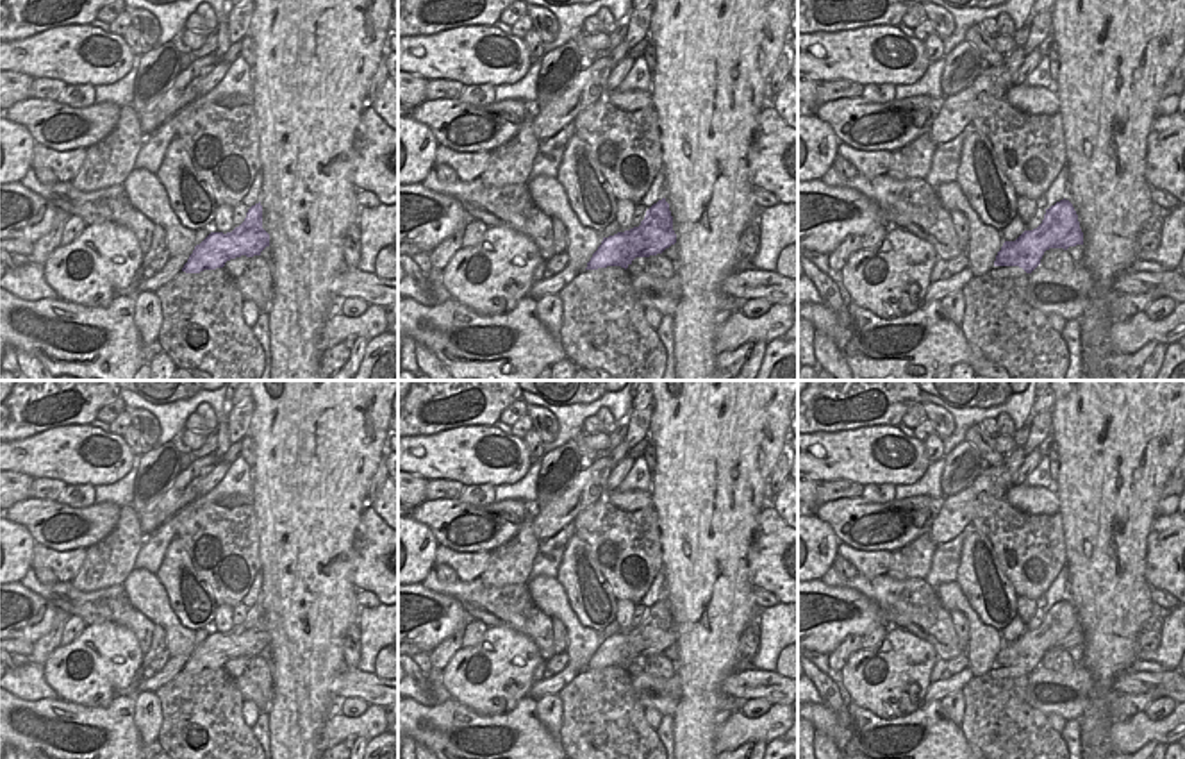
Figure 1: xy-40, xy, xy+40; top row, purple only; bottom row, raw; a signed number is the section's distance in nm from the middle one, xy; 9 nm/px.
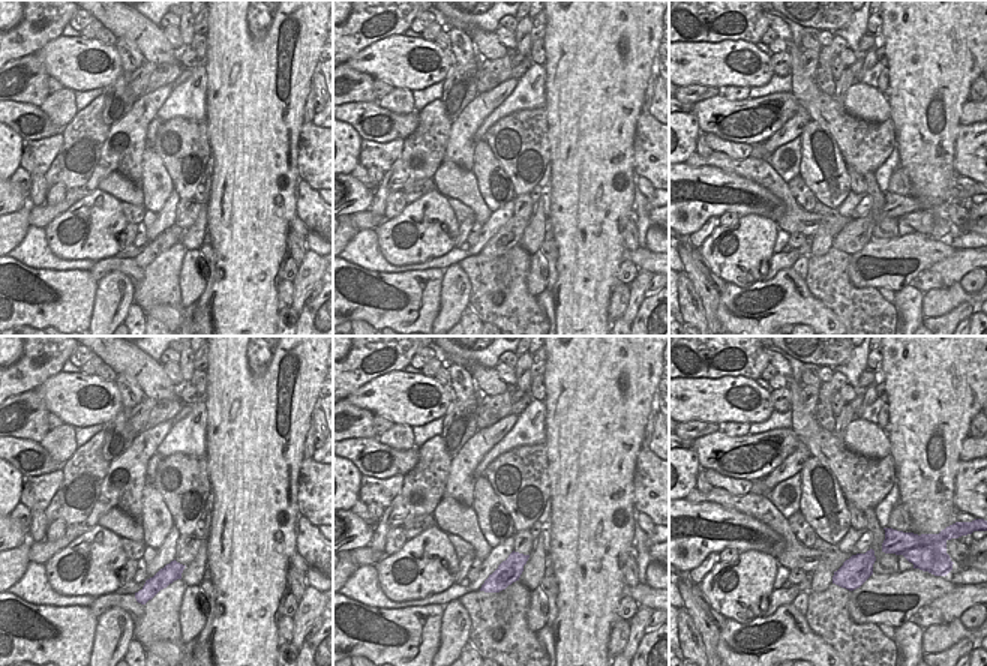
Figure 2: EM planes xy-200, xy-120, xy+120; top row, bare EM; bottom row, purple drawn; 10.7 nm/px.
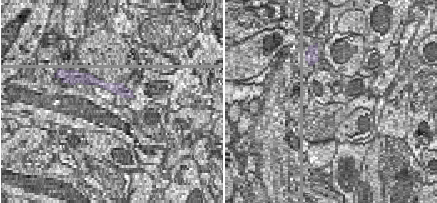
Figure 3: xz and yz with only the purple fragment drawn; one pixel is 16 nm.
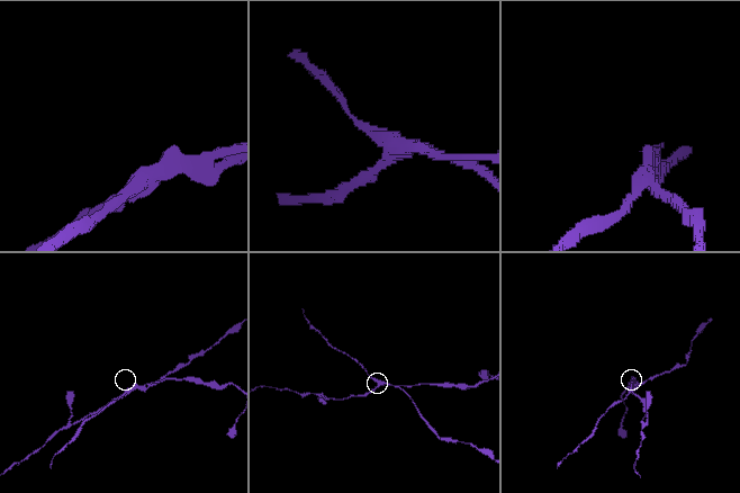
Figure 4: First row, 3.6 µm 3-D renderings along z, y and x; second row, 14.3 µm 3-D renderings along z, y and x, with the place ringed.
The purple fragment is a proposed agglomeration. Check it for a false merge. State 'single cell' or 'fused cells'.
fused cells

